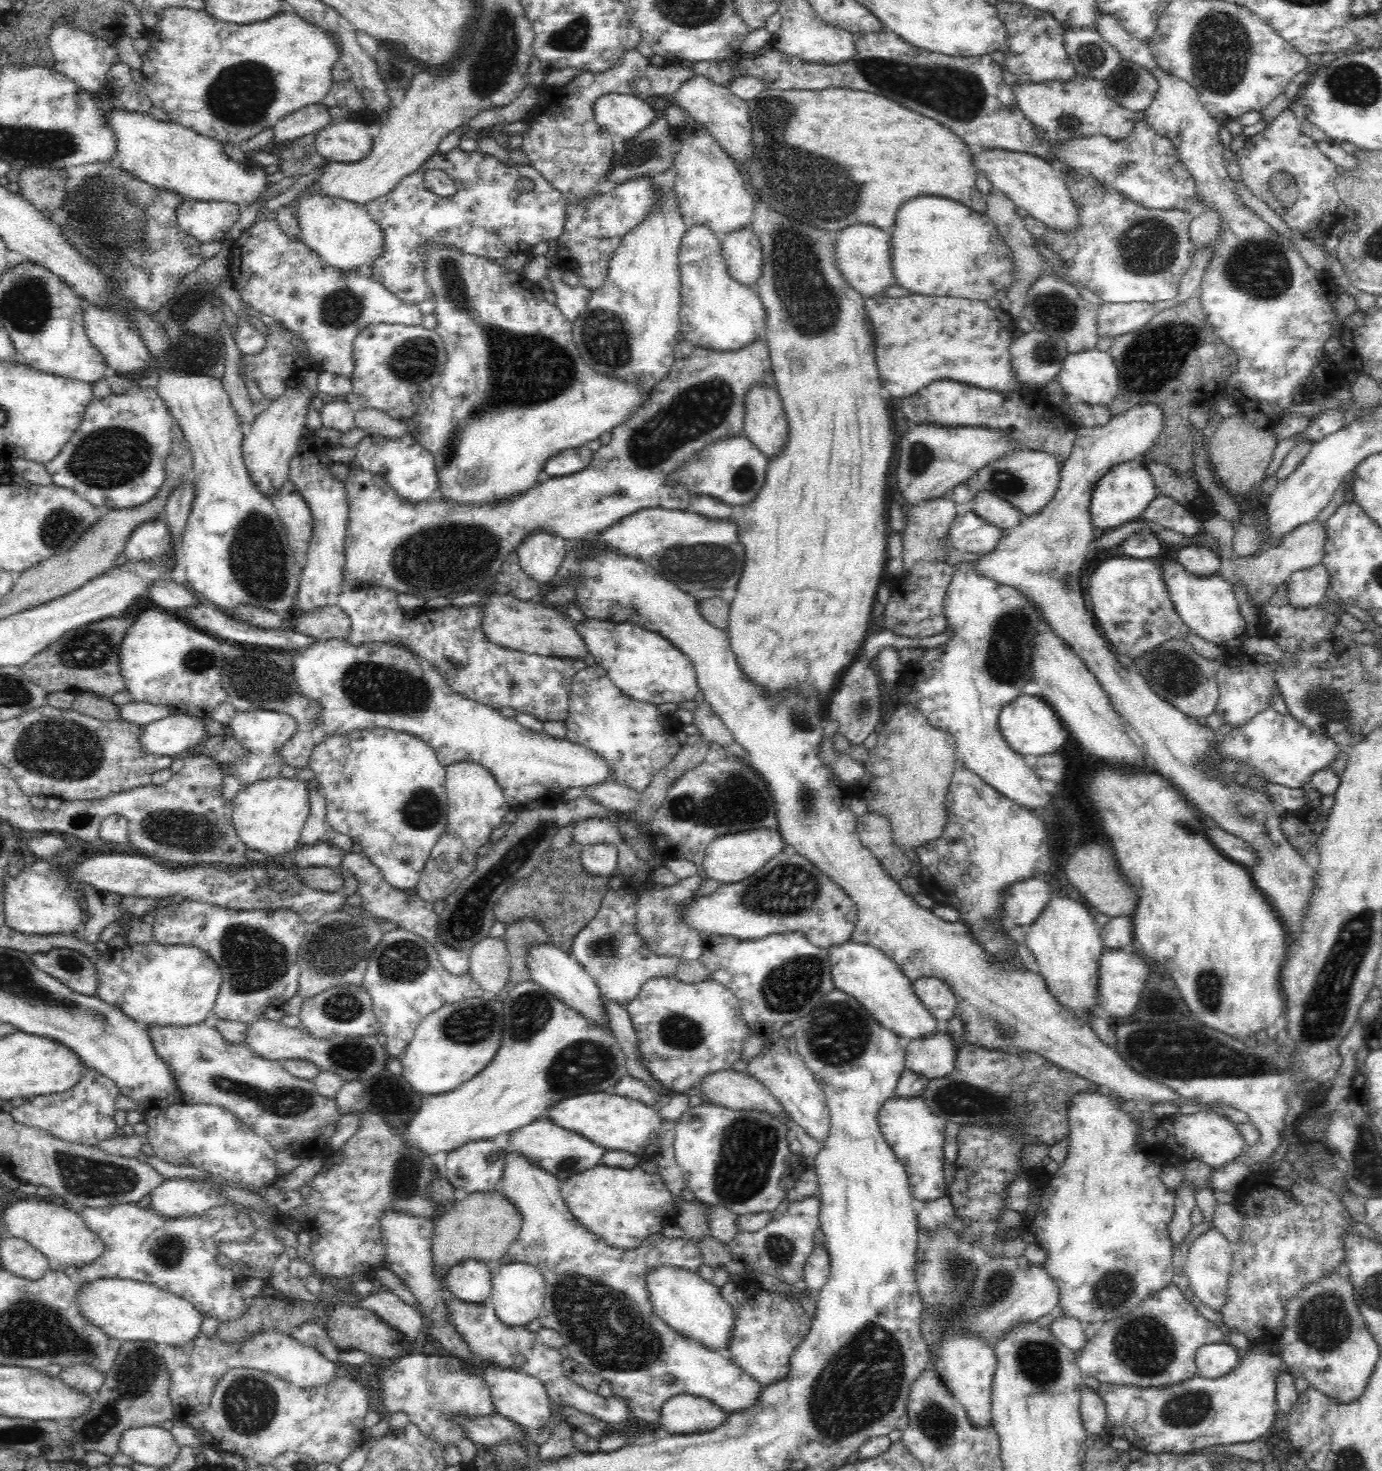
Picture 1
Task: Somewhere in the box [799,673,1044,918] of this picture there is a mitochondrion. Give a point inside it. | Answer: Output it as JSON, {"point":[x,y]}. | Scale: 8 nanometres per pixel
{"point":[865,708]}

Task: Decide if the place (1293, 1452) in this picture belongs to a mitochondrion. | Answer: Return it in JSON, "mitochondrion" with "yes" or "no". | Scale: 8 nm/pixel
{"mitochondrion":"no"}

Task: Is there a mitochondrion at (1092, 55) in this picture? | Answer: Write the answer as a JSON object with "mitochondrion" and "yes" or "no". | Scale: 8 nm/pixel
{"mitochondrion":"yes"}

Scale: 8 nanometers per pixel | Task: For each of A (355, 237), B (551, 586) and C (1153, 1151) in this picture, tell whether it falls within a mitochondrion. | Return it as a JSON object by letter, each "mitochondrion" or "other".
{"A":"other","B":"other","C":"other"}

